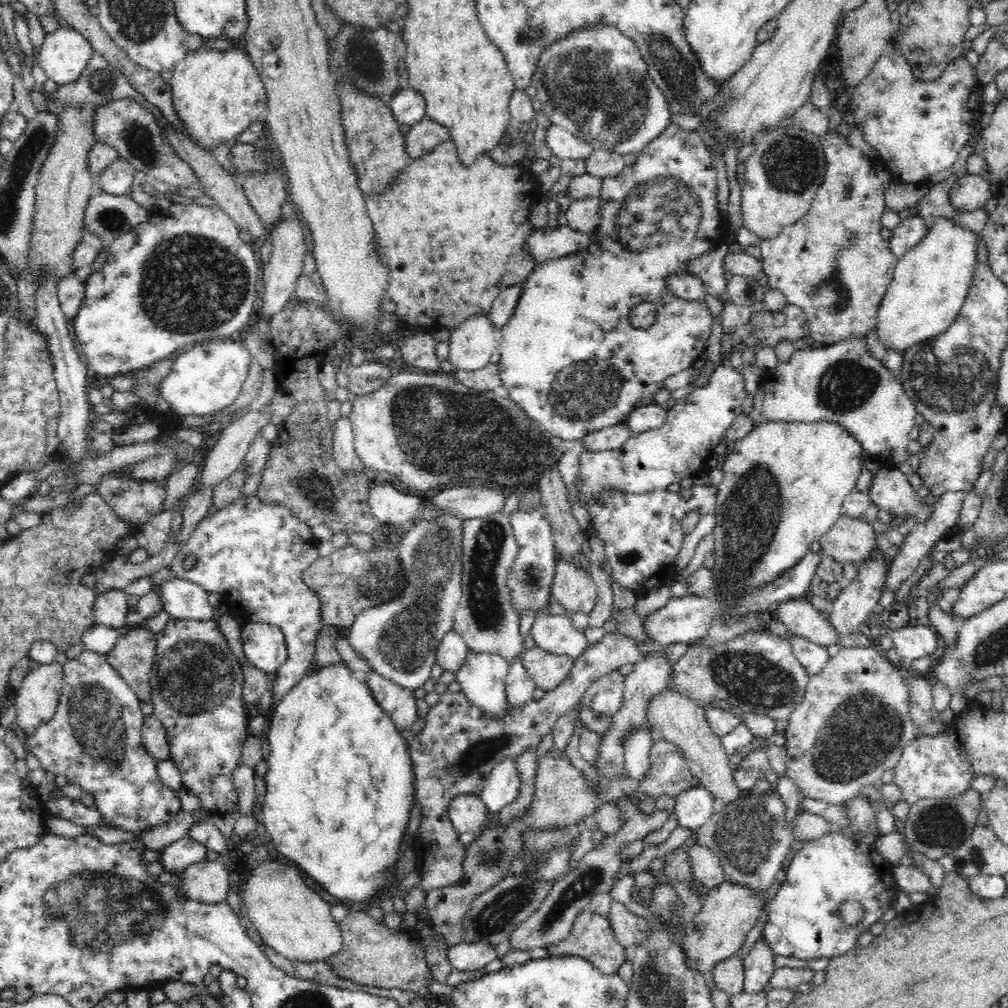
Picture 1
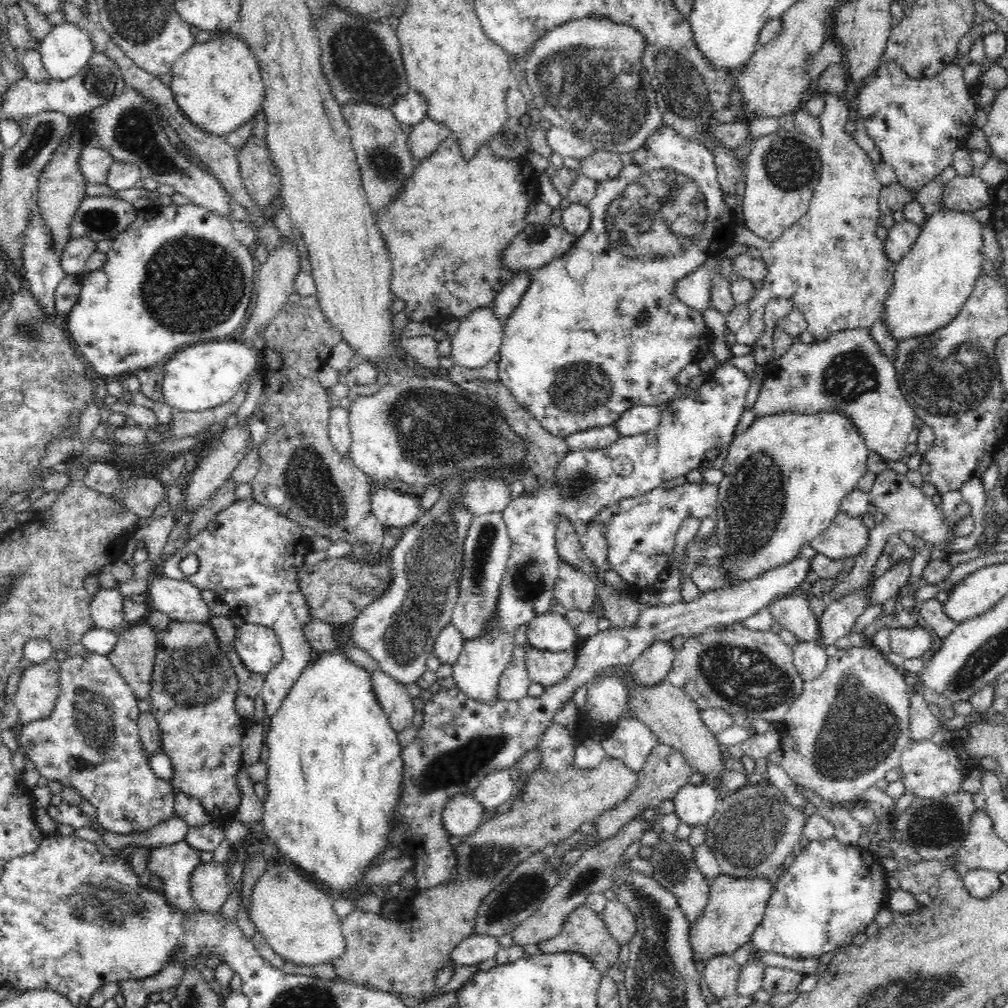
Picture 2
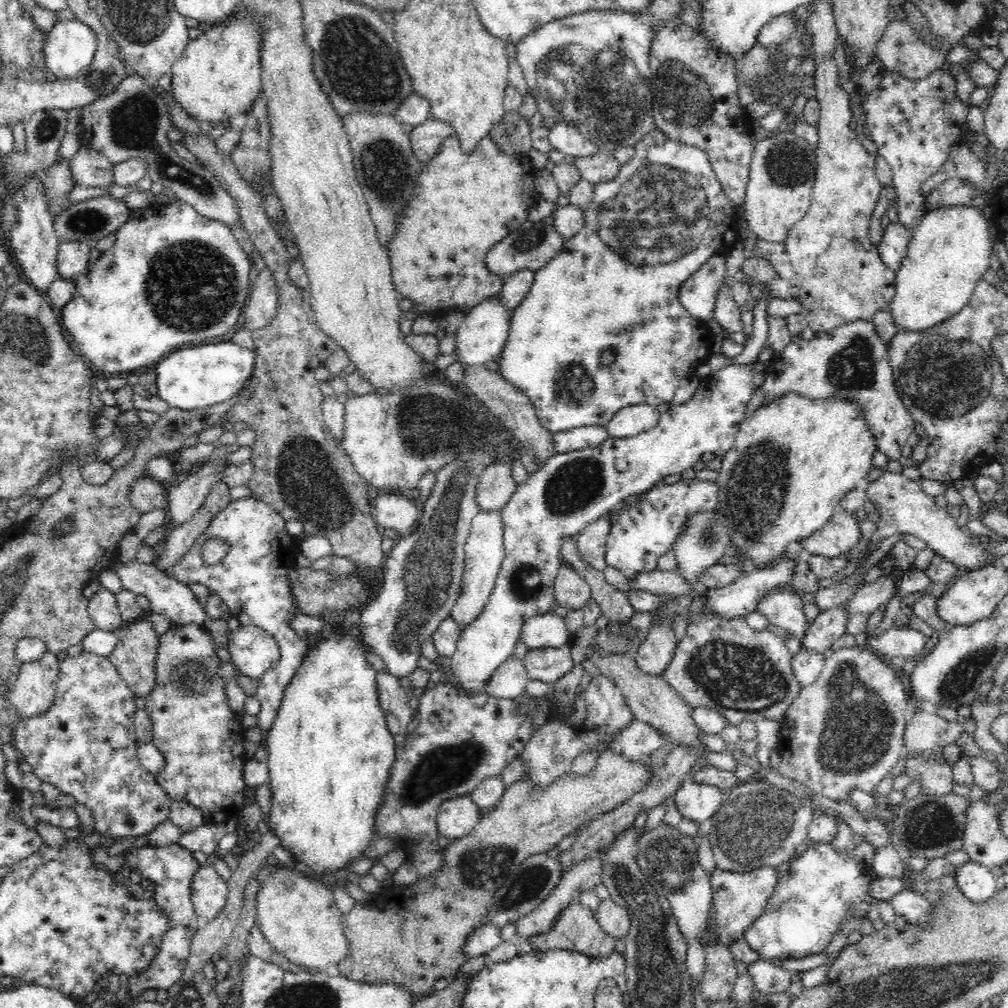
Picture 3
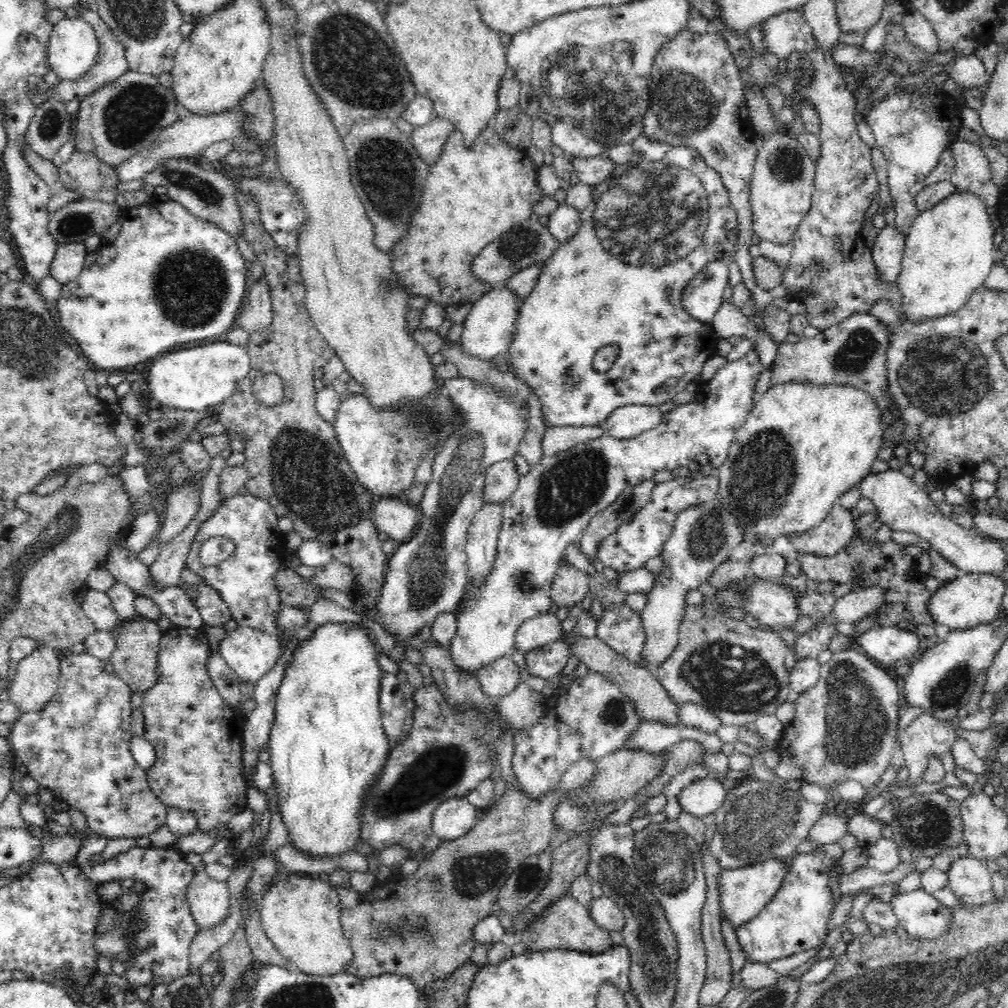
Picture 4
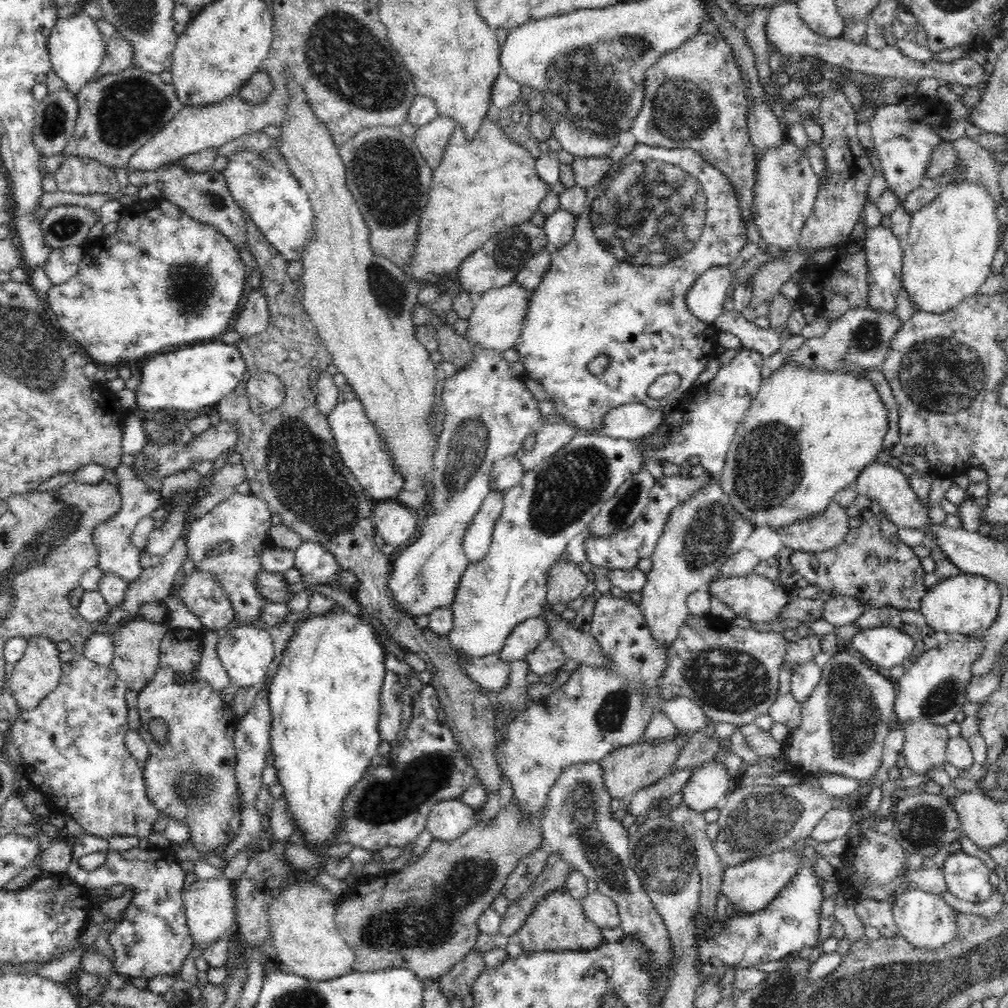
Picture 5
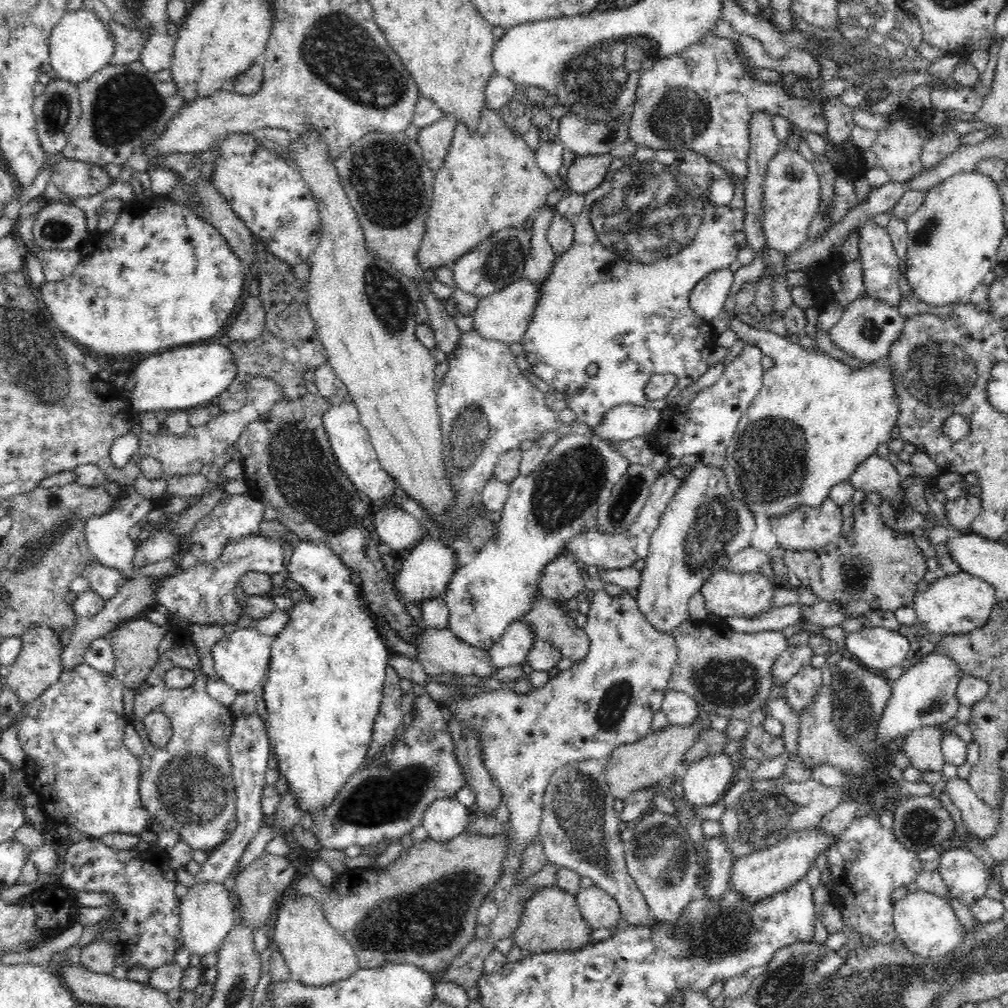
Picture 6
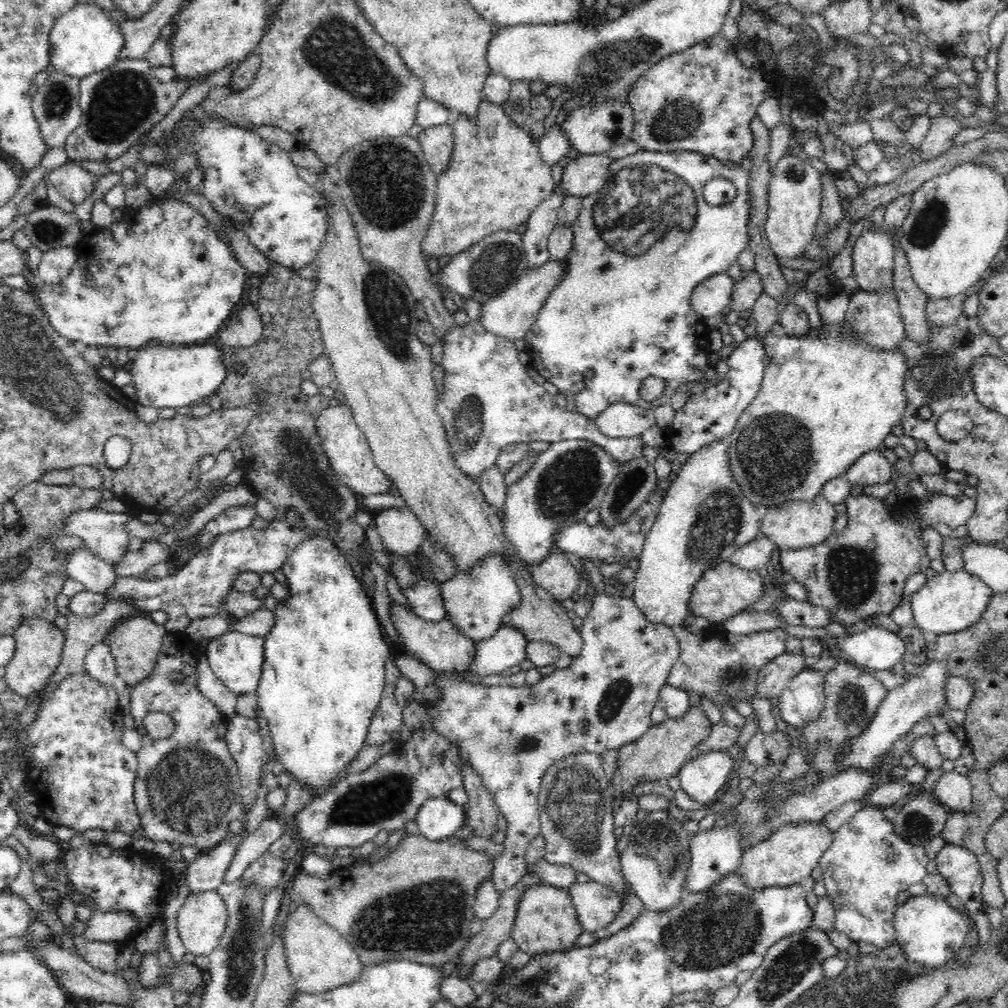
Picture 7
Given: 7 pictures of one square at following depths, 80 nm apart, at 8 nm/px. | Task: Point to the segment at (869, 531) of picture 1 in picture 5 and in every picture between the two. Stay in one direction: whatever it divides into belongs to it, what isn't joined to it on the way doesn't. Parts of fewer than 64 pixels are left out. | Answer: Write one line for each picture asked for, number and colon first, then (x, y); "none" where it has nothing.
2: (847, 535)
3: (842, 532)
4: (834, 533)
5: (823, 532)

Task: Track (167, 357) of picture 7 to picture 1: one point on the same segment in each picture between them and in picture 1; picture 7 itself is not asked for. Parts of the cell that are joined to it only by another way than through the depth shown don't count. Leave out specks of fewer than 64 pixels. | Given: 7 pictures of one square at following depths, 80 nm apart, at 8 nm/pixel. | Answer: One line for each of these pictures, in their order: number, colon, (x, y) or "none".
1: (205, 379)
2: (199, 378)
3: (190, 378)
4: (197, 378)
5: (191, 377)
6: (168, 380)

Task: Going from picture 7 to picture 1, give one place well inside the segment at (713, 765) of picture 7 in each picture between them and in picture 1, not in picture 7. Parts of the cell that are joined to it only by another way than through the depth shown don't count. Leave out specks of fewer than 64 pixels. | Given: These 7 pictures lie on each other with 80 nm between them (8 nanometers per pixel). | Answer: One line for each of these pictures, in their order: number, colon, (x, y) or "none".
1: (694, 807)
2: (695, 804)
3: (698, 801)
4: (704, 796)
5: (707, 787)
6: (704, 781)

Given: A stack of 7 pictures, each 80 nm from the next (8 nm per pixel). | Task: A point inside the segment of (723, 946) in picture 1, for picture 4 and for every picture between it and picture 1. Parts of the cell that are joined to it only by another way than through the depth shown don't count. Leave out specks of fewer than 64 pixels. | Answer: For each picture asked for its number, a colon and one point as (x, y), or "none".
2: (736, 906)
3: (738, 898)
4: (744, 892)

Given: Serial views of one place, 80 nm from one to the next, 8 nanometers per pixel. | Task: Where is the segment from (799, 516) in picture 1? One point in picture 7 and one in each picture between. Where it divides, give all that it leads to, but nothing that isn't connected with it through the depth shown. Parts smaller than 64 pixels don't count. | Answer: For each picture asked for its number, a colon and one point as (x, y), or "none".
2: (785, 476)
3: (793, 460)
4: (802, 446)
5: (809, 433)
6: (815, 420)
7: (827, 398)

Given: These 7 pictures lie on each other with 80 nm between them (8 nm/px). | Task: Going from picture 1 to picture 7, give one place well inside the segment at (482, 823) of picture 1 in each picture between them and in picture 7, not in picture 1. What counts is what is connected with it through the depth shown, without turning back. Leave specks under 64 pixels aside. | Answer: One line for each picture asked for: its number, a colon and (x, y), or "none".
2: (462, 815)
3: (457, 817)
4: (453, 818)
5: (449, 819)
6: (446, 818)
7: (439, 818)

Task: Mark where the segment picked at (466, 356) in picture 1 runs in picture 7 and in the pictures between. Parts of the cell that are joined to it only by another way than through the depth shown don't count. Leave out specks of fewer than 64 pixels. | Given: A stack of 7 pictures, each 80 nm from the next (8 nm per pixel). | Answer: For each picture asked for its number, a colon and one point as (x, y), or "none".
2: (478, 339)
3: (481, 337)
4: (489, 329)
5: (497, 320)
6: (505, 315)
7: (512, 314)

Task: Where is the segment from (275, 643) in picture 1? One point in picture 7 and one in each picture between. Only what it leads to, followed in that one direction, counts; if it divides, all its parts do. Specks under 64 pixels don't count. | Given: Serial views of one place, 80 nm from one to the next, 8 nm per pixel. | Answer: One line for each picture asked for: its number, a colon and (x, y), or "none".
2: (258, 646)
3: (253, 651)
4: (251, 653)
5: (246, 652)
6: (242, 658)
7: (236, 659)

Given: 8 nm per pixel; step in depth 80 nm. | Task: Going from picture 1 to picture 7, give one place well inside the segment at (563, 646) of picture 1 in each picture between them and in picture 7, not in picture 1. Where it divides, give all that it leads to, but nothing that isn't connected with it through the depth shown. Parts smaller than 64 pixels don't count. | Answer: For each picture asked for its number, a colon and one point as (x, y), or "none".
2: (551, 631)
3: (549, 630)
4: (533, 633)
5: (524, 638)
6: (511, 649)
7: (494, 655)

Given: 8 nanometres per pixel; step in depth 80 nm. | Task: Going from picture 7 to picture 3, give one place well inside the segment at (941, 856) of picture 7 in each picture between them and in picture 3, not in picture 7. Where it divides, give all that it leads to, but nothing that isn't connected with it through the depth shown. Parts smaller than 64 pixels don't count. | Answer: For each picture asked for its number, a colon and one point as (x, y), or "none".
3: (977, 883)
4: (968, 878)
5: (967, 877)
6: (965, 874)

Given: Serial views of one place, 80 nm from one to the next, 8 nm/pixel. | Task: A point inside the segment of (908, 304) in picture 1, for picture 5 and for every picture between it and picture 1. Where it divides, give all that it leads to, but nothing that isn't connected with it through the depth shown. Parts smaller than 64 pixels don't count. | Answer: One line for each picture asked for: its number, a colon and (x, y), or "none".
2: (931, 284)
3: (951, 250)
4: (949, 252)
5: (952, 242)

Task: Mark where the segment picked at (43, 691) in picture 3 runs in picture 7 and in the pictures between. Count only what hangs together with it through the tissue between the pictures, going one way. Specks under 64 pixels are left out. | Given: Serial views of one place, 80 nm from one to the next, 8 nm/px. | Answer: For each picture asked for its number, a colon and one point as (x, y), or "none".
4: (36, 680)
5: (39, 671)
6: (39, 665)
7: (39, 643)

